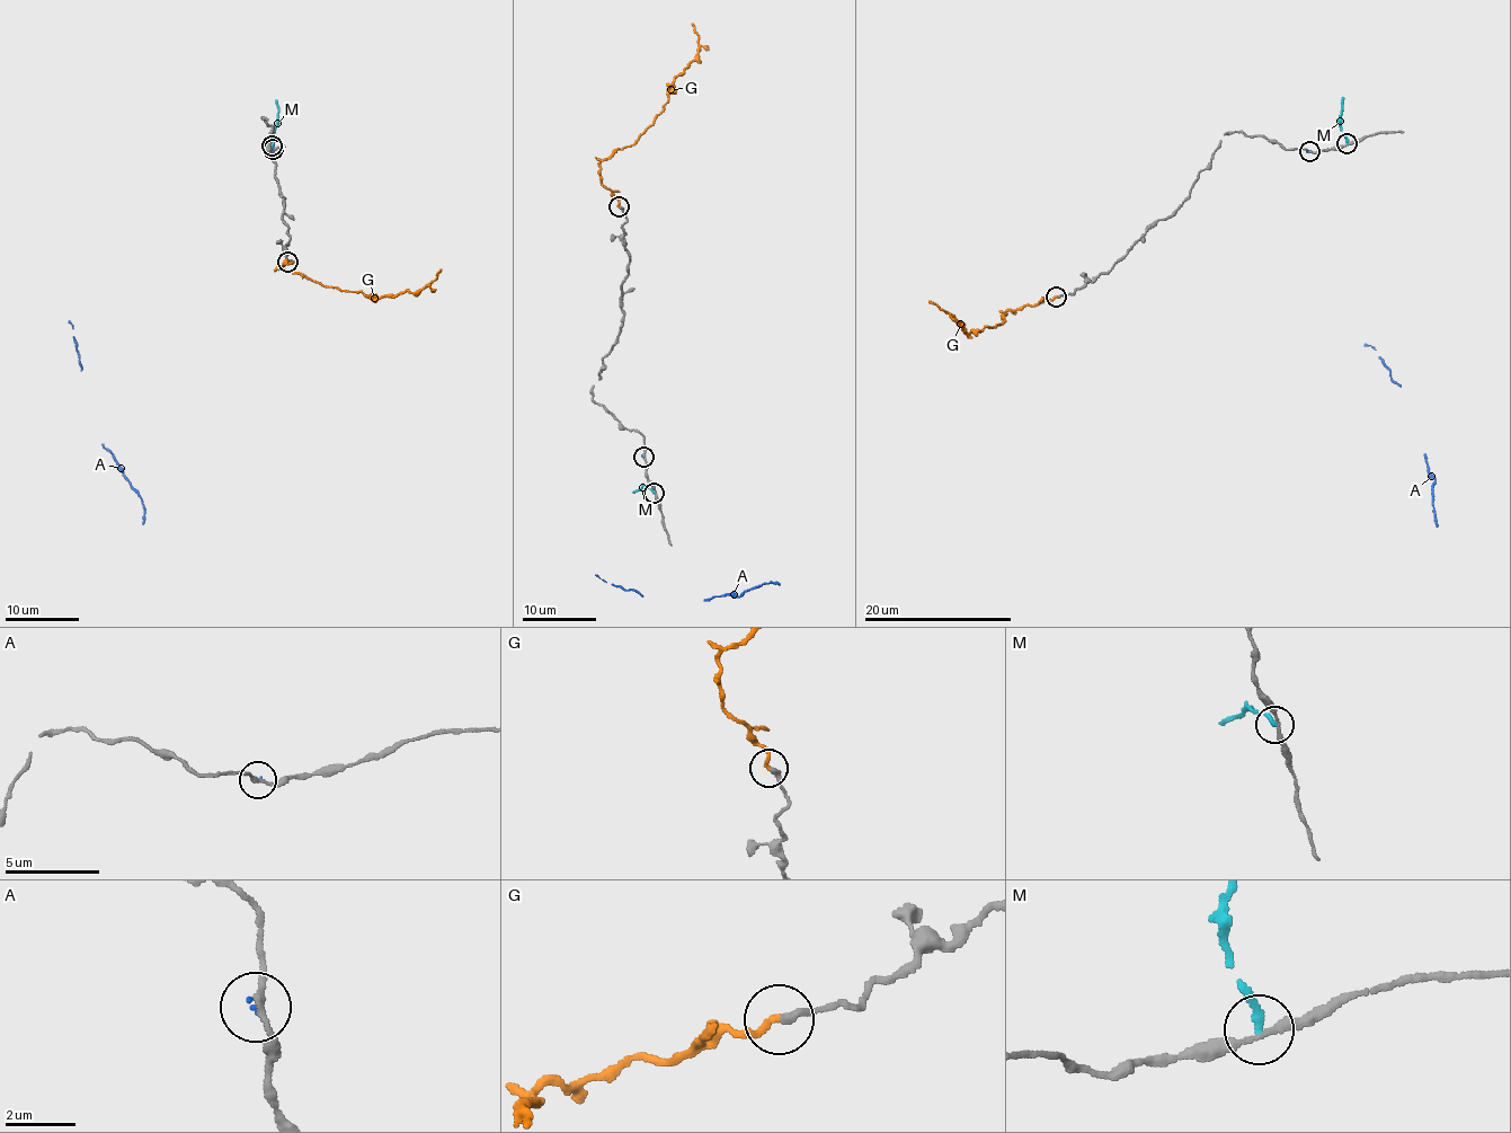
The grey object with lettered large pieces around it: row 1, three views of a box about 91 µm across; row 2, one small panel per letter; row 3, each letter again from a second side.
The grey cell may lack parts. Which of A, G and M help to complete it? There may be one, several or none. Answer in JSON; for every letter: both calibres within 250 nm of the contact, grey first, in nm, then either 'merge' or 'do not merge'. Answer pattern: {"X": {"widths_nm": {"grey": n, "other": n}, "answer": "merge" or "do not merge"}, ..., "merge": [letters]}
{"A": {"widths_nm": {"grey": 170, "other": 60}, "answer": "do not merge"}, "G": {"widths_nm": {"grey": 260, "other": 190}, "answer": "merge"}, "M": {"widths_nm": {"grey": 180, "other": 200}, "answer": "do not merge"}, "merge": ["G"]}

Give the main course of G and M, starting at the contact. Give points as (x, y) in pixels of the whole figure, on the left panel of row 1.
G: (287, 260), (277, 267), (319, 284), (375, 298), (416, 292), (432, 282), (441, 268)
M: (270, 147), (277, 125), (275, 100)

